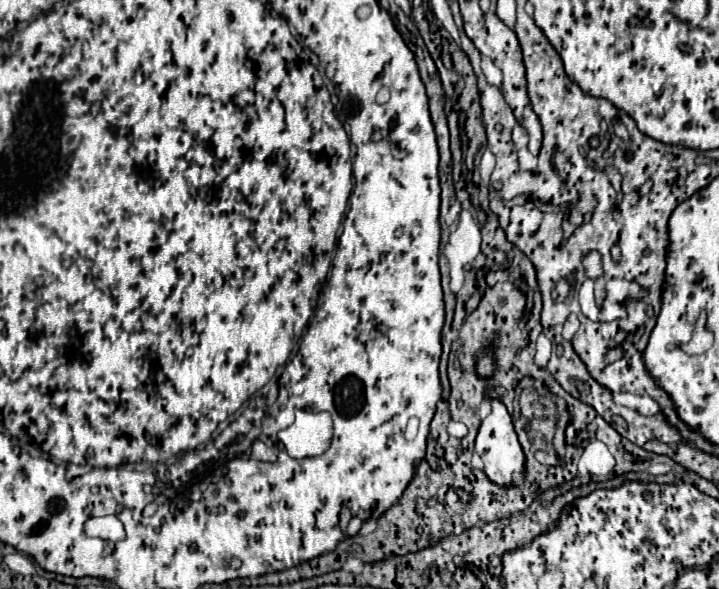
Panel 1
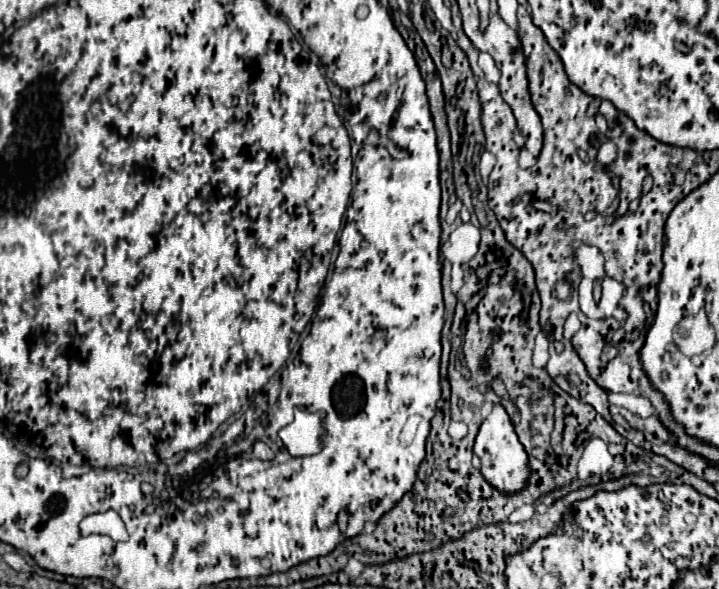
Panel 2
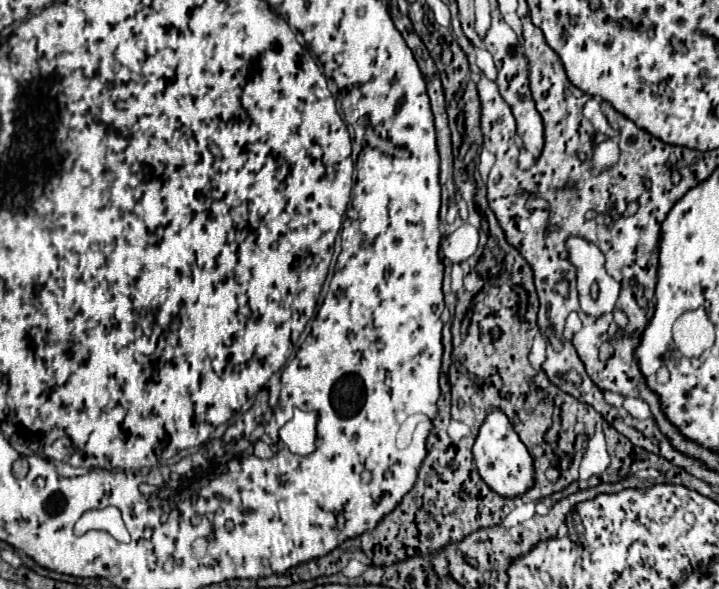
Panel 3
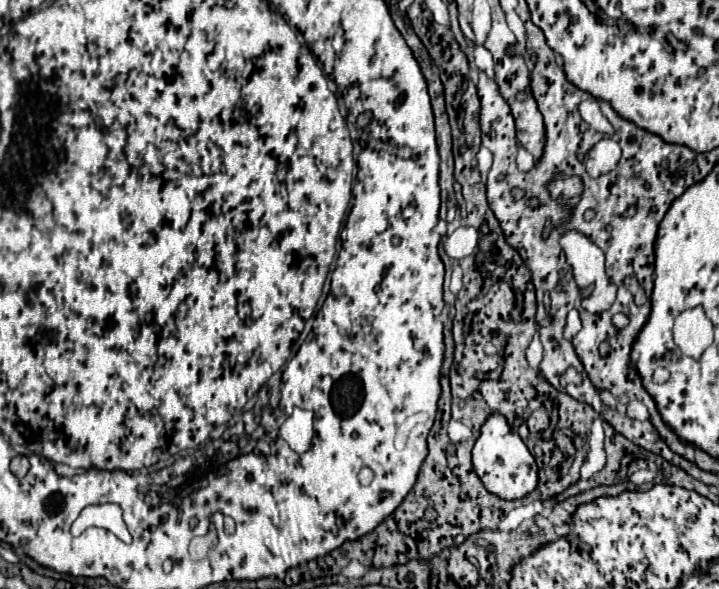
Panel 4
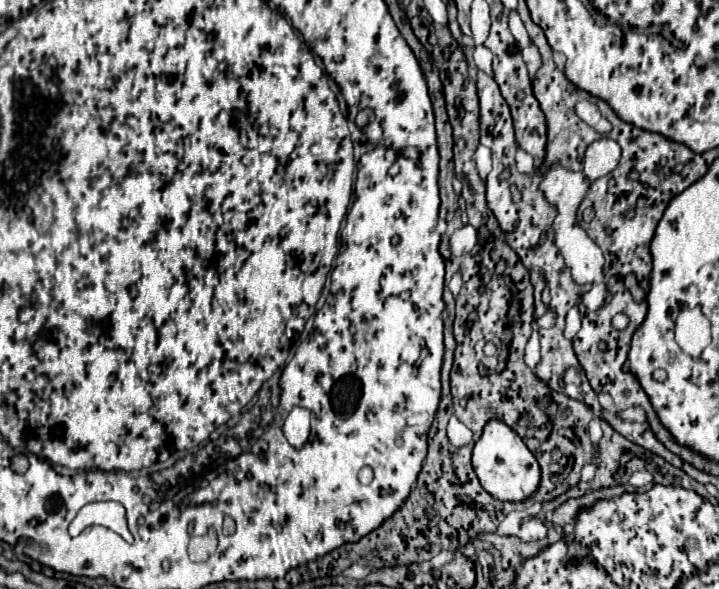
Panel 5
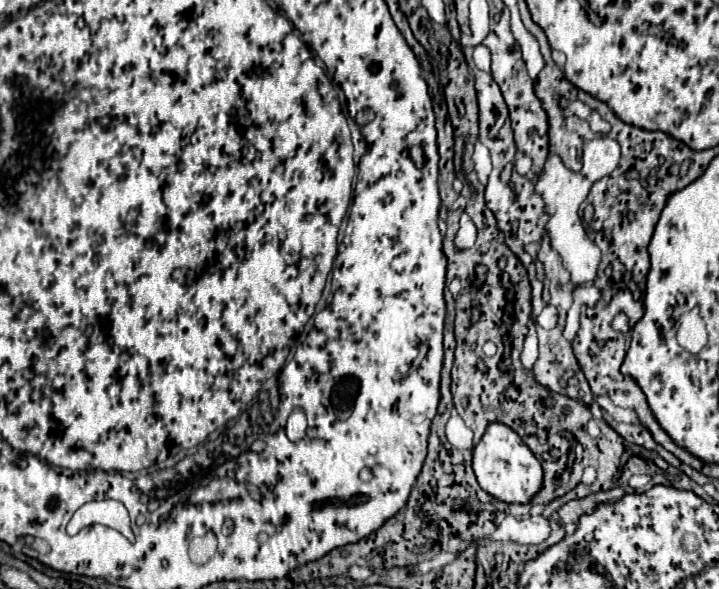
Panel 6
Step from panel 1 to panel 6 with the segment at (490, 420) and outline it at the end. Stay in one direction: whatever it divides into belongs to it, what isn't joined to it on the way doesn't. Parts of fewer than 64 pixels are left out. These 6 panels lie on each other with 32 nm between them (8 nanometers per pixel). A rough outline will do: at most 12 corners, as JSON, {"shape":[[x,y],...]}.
{"shape":[[492,422],[474,446],[478,484],[528,504],[542,466],[520,436]]}

